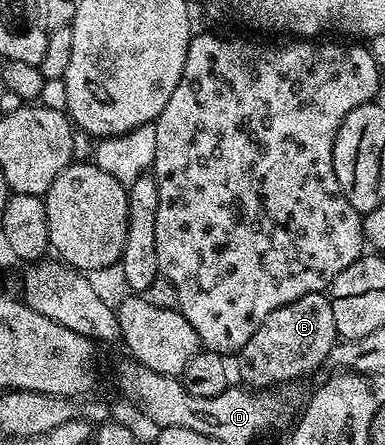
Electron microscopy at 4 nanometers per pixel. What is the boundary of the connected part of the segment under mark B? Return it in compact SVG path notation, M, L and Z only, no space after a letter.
M327 292L302 295L286 307L278 307L262 319L262 327L250 335L246 347L238 354L240 377L245 386L257 391L284 387L287 381L296 381L312 373L327 362L330 351L338 343L334 327L334 307Z

